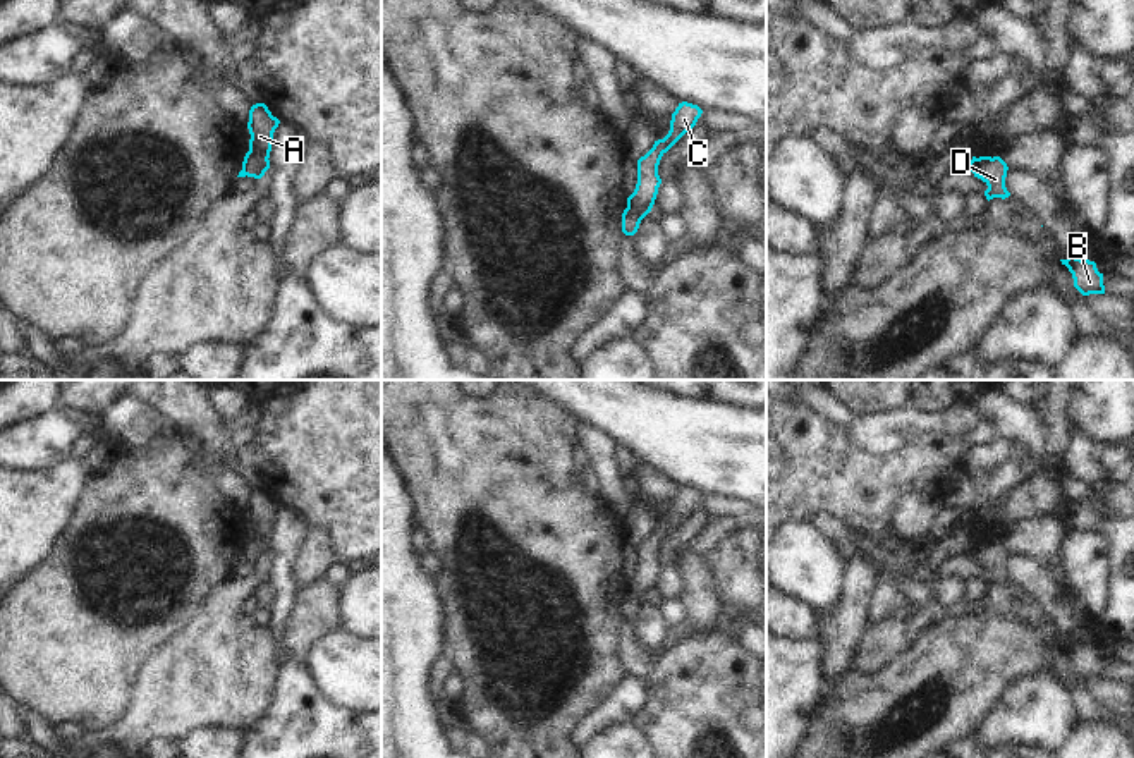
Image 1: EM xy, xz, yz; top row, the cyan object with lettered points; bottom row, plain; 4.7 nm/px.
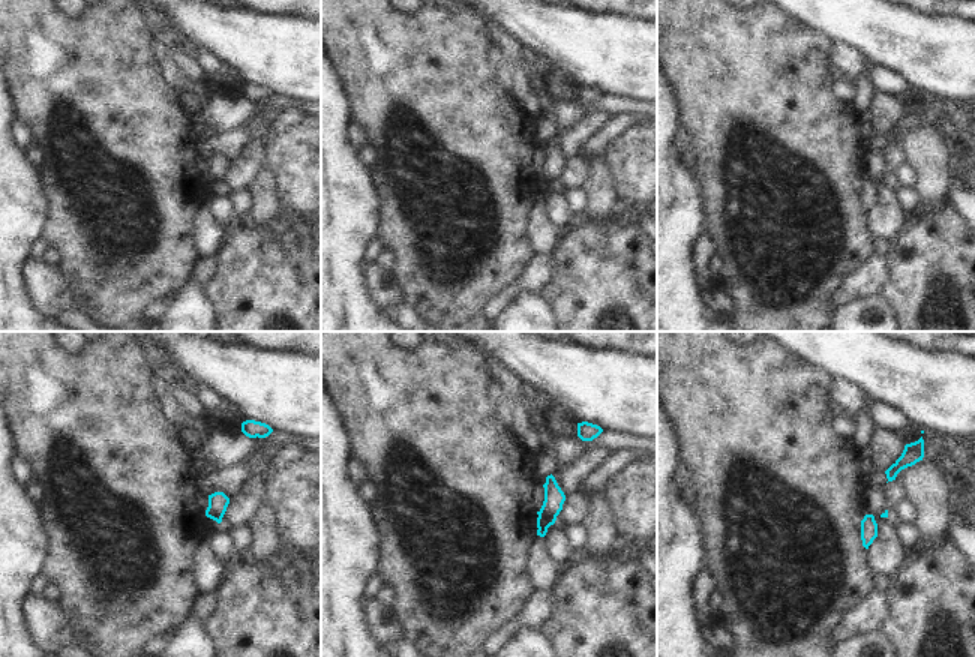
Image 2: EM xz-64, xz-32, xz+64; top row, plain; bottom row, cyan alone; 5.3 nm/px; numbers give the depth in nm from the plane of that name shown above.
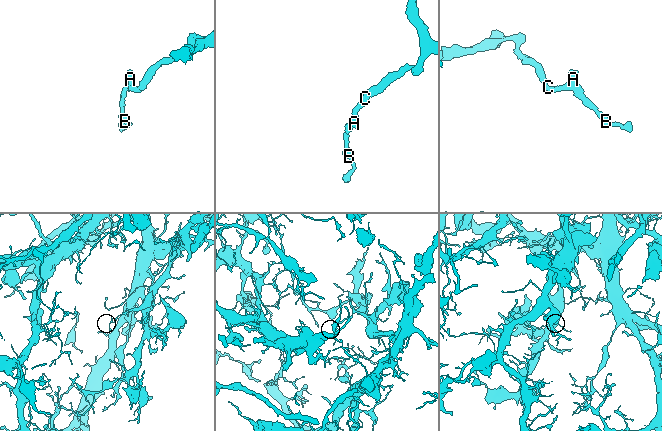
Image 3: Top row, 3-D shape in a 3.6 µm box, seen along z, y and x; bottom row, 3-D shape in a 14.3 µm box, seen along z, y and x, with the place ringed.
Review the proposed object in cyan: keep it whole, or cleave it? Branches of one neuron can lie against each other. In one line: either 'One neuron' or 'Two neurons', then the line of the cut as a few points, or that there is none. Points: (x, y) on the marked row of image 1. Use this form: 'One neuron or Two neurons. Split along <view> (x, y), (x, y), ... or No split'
One neuron. No split

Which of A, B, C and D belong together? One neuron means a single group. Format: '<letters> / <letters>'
A B C D

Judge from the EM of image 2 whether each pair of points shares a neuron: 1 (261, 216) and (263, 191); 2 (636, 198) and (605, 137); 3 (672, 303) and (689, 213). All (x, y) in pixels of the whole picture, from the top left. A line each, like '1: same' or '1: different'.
1: same
2: different
3: same

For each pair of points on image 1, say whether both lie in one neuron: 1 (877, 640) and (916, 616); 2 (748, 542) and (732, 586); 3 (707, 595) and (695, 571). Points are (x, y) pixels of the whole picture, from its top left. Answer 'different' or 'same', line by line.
1: same
2: same
3: same

